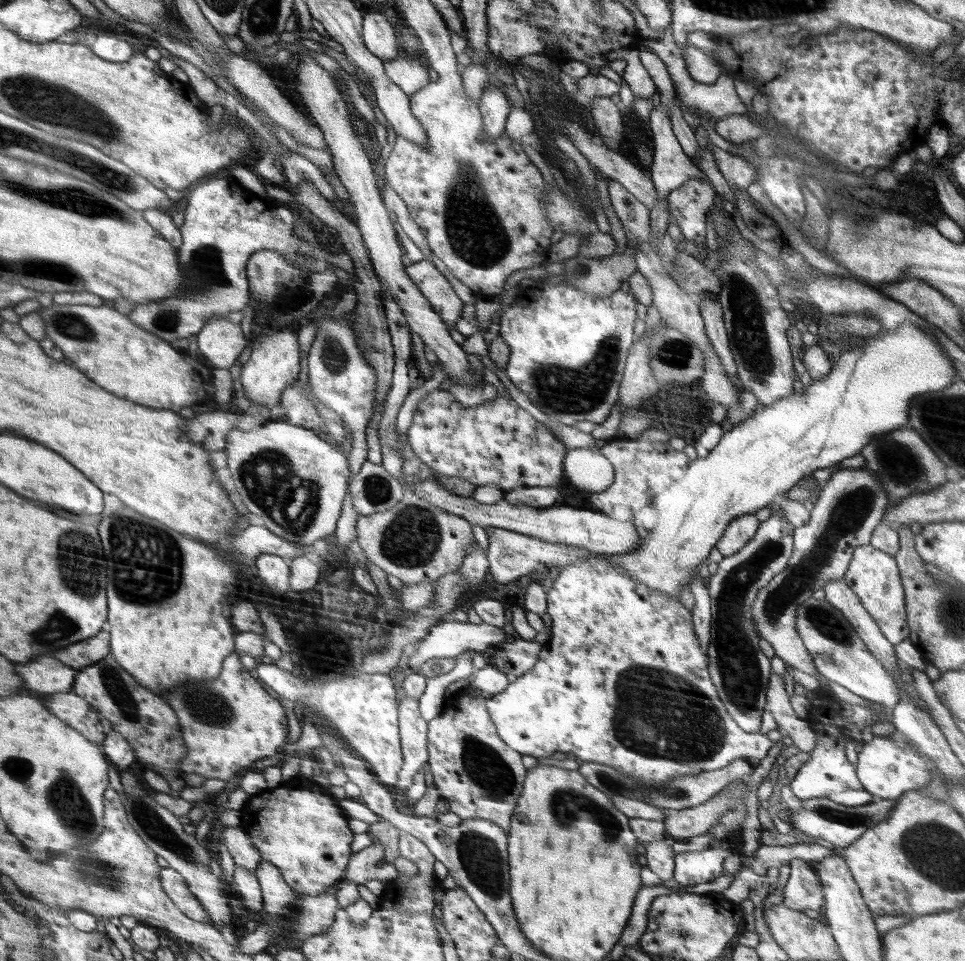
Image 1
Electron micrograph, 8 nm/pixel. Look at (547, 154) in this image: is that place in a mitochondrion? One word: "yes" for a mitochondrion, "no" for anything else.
no

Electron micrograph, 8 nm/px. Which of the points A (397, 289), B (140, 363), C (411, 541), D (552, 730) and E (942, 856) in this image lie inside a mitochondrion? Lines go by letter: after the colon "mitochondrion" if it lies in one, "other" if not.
A: other
B: other
C: mitochondrion
D: other
E: mitochondrion

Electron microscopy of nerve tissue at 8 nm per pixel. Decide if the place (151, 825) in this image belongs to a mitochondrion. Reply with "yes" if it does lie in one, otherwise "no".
yes

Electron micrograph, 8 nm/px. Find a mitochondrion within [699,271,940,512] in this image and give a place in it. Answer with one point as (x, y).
(900, 463)

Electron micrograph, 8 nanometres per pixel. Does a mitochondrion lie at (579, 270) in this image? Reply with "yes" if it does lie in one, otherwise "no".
yes

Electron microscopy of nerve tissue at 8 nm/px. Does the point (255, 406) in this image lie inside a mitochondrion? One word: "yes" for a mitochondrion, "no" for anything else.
no

